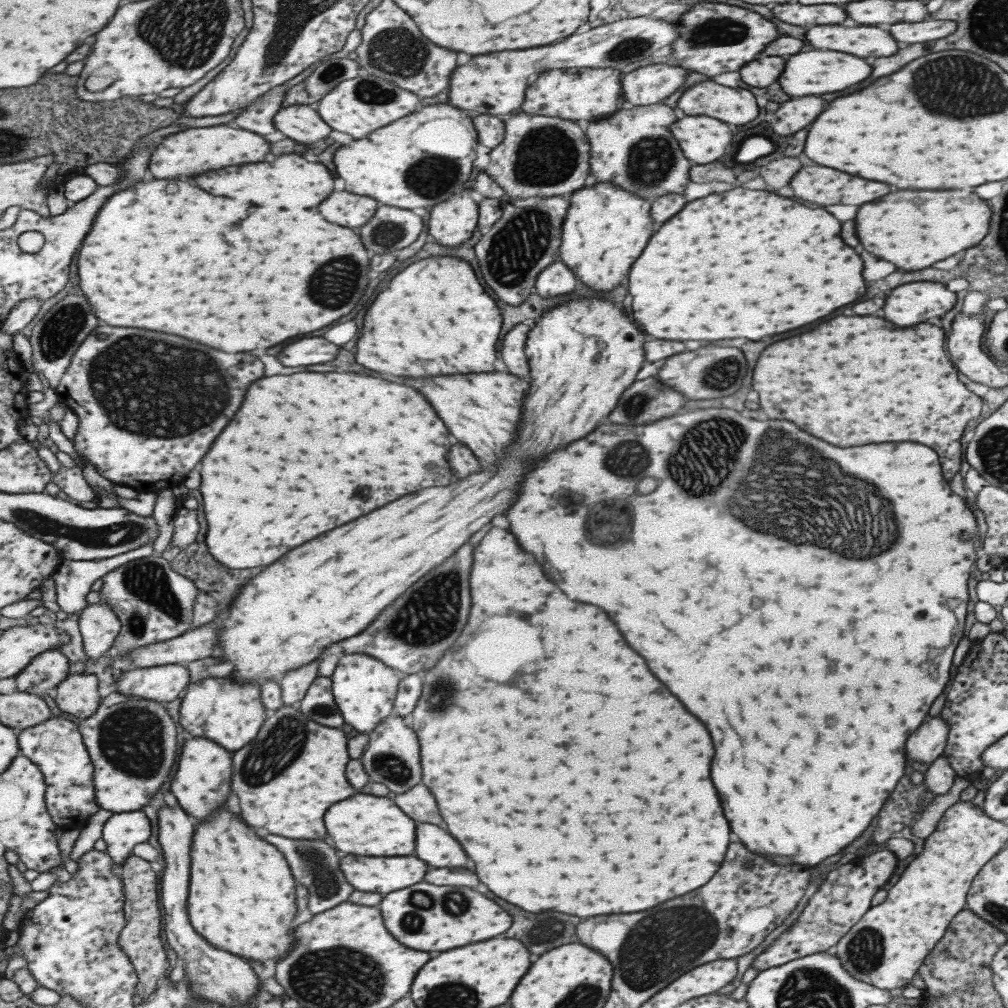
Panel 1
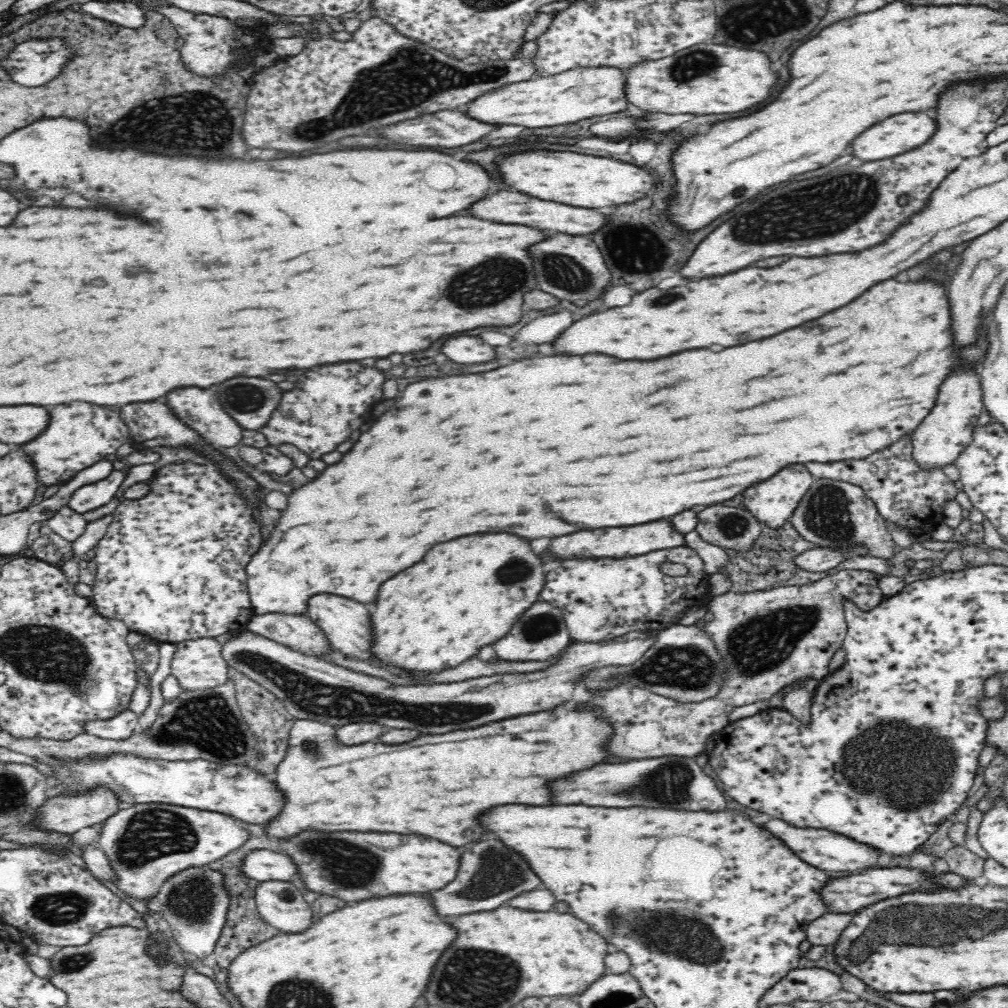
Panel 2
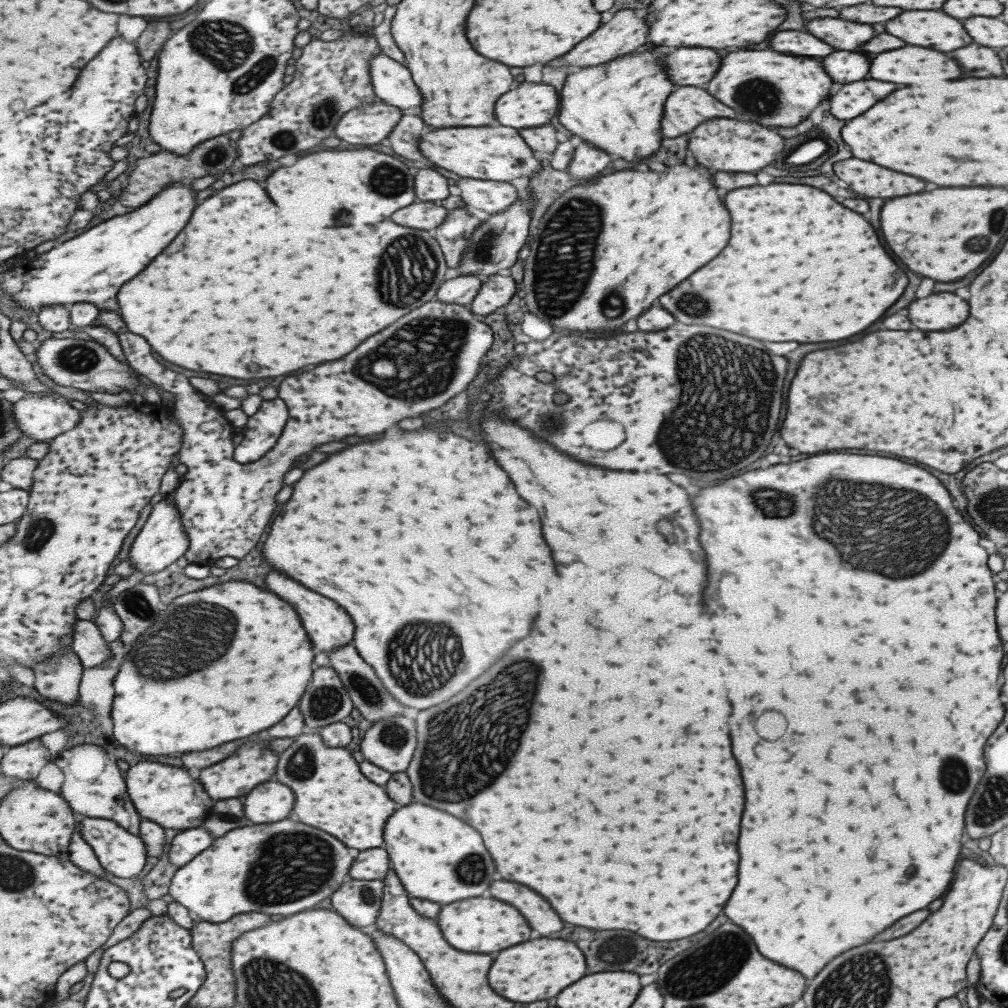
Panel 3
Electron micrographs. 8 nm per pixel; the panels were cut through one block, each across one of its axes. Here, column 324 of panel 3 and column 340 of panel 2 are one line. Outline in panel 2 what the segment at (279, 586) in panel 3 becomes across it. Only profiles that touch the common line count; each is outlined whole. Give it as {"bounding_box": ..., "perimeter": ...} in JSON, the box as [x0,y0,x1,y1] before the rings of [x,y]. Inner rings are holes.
{"bounding_box":[306,594,366,660],"perimeter":[[[314,594],[306,602],[308,616],[320,626],[324,636],[344,654],[356,654],[366,660],[366,606],[346,596],[338,594]]]}

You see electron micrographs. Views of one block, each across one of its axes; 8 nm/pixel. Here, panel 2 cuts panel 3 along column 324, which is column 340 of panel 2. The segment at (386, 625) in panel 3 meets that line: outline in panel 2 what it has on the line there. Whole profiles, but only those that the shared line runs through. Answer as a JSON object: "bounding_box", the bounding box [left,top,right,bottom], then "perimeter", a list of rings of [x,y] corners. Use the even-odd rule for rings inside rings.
{"bounding_box":[246,276,988,616],"perimeter":[[[930,276],[914,282],[886,280],[866,290],[866,294],[850,302],[850,306],[842,306],[842,310],[834,310],[832,314],[816,318],[806,326],[786,330],[786,334],[776,334],[766,340],[732,346],[722,352],[712,352],[710,348],[694,348],[666,358],[644,362],[620,360],[608,354],[534,356],[490,372],[448,376],[444,380],[438,378],[410,384],[398,398],[396,406],[390,408],[384,416],[380,416],[380,420],[368,432],[362,434],[362,438],[354,444],[354,448],[344,456],[340,464],[330,466],[318,480],[306,484],[288,498],[288,506],[282,512],[280,524],[274,528],[270,542],[262,546],[262,550],[252,558],[250,566],[246,568],[254,612],[258,612],[258,616],[262,612],[274,610],[288,614],[304,614],[306,598],[310,598],[310,594],[316,592],[346,594],[346,598],[354,598],[358,602],[372,602],[378,594],[378,586],[386,578],[392,578],[400,570],[406,570],[412,564],[420,562],[432,546],[462,536],[482,532],[504,532],[520,536],[524,540],[538,540],[558,538],[580,530],[638,526],[670,518],[694,506],[712,506],[732,500],[734,496],[740,496],[748,488],[770,480],[780,470],[792,464],[832,464],[846,460],[866,462],[868,456],[872,458],[874,452],[880,452],[892,444],[896,446],[900,440],[910,438],[918,430],[918,426],[922,426],[922,420],[930,416],[932,408],[938,404],[940,386],[950,378],[950,374],[960,372],[960,368],[968,372],[978,370],[980,364],[986,360],[988,326],[984,318],[978,328],[976,340],[964,346],[956,344],[956,334],[952,326],[954,320],[948,302],[948,284],[944,284],[944,280],[936,280]]]}

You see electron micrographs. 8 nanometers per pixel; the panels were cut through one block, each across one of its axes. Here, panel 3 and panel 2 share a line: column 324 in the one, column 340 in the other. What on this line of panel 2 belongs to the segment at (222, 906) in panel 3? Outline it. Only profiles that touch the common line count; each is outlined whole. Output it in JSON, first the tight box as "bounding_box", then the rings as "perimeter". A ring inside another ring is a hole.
{"bounding_box":[276,828,460,902],"perimeter":[[[306,828],[290,838],[276,838],[276,844],[276,852],[290,858],[294,878],[300,878],[306,890],[334,896],[342,902],[444,888],[456,878],[460,858],[460,852],[434,838],[392,832],[324,832]]]}

